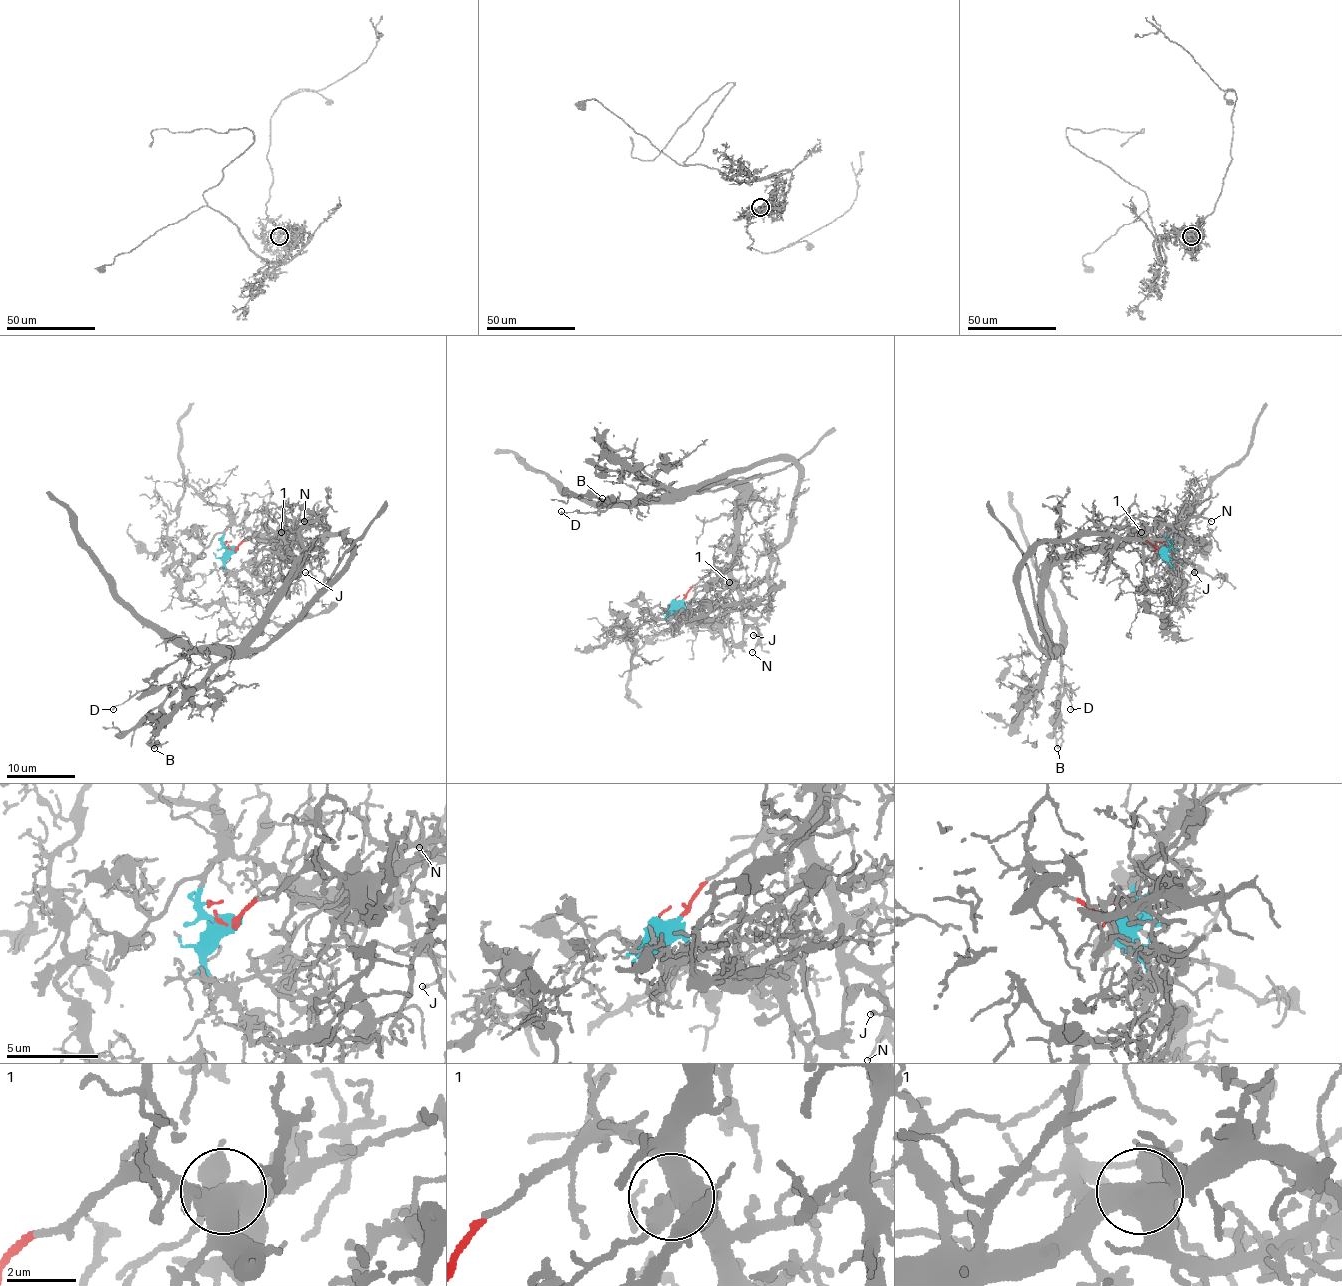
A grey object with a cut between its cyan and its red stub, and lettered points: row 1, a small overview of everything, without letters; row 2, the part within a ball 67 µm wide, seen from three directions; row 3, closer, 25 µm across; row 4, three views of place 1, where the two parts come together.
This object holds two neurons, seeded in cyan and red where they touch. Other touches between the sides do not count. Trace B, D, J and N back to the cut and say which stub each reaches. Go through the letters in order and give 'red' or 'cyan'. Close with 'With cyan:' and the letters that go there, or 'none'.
B: red
D: red
J: red
N: red
With cyan: none

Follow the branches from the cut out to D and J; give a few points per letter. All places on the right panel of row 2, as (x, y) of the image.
D: (1161, 549), (1134, 530), (1052, 566), (1043, 629), (1060, 655), (1070, 710)
J: (1161, 549), (1129, 528), (1132, 532), (1146, 532), (1154, 527), (1172, 525), (1187, 540), (1185, 559), (1194, 573)

